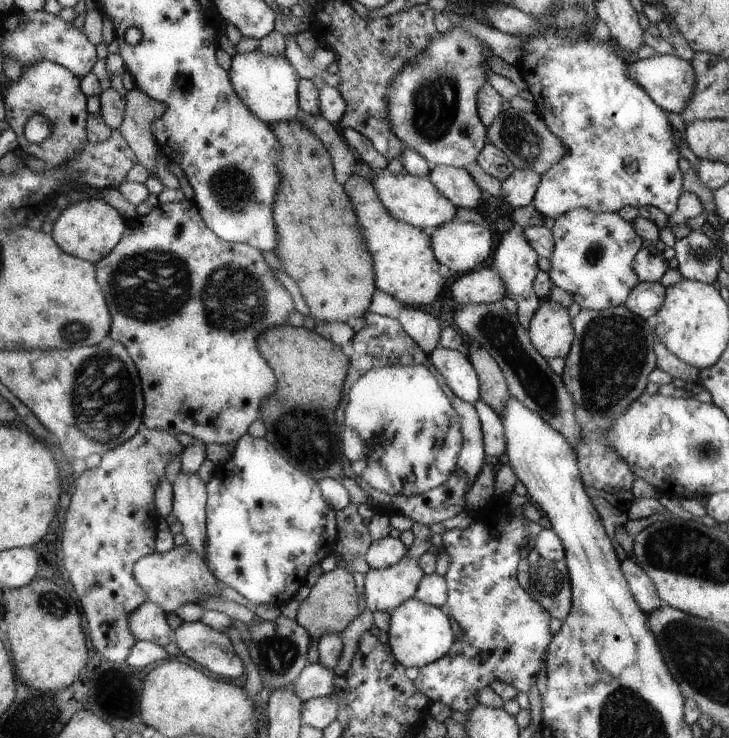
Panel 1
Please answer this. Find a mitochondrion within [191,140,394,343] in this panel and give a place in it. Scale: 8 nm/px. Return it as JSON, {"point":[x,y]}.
{"point":[232,187]}

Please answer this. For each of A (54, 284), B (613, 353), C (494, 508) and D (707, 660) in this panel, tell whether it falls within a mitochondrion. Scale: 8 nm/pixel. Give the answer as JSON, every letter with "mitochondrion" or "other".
{"A":"other","B":"mitochondrion","C":"other","D":"mitochondrion"}

